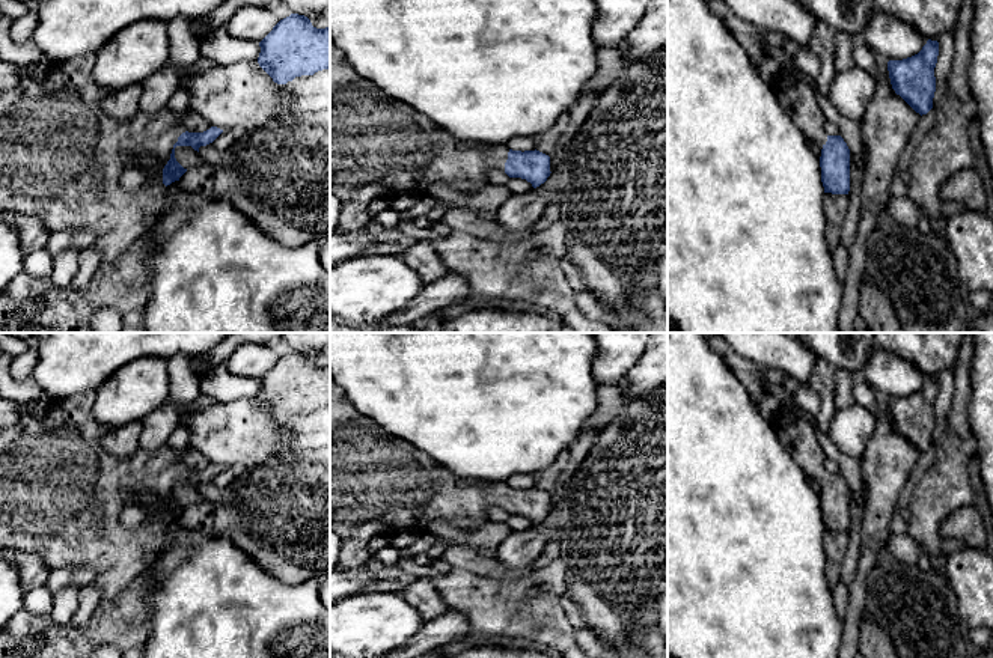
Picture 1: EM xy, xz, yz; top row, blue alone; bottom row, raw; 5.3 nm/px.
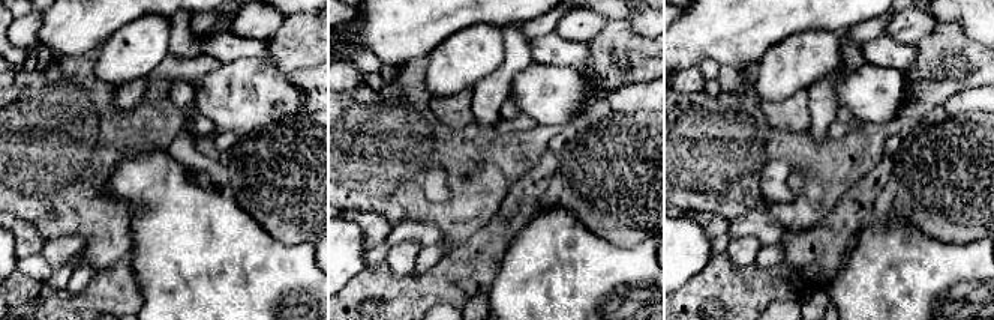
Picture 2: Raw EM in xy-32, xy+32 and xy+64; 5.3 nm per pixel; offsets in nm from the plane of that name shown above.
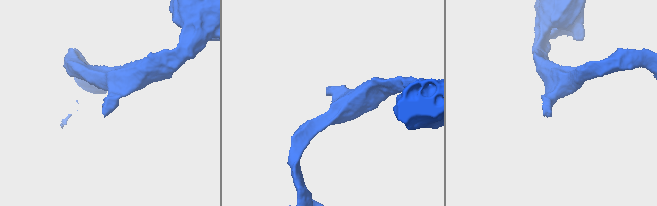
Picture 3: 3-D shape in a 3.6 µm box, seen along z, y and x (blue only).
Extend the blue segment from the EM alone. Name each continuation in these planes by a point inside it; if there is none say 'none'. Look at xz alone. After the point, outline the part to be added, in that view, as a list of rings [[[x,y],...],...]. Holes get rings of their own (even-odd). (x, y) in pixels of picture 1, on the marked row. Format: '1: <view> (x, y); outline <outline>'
1: xz (380, 148); outline [[[330,44],[330,193],[339,199],[339,229],[363,230],[371,221],[368,206],[375,199],[395,199],[402,194],[426,194],[426,190],[443,182],[458,191],[481,187],[487,172],[505,170],[508,145],[461,140],[435,125],[411,107],[389,98],[374,83],[359,75],[347,62],[344,53]]]

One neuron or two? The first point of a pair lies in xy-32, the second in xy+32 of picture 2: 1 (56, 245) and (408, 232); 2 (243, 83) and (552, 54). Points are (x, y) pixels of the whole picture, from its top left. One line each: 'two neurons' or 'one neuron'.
1: one neuron
2: two neurons

